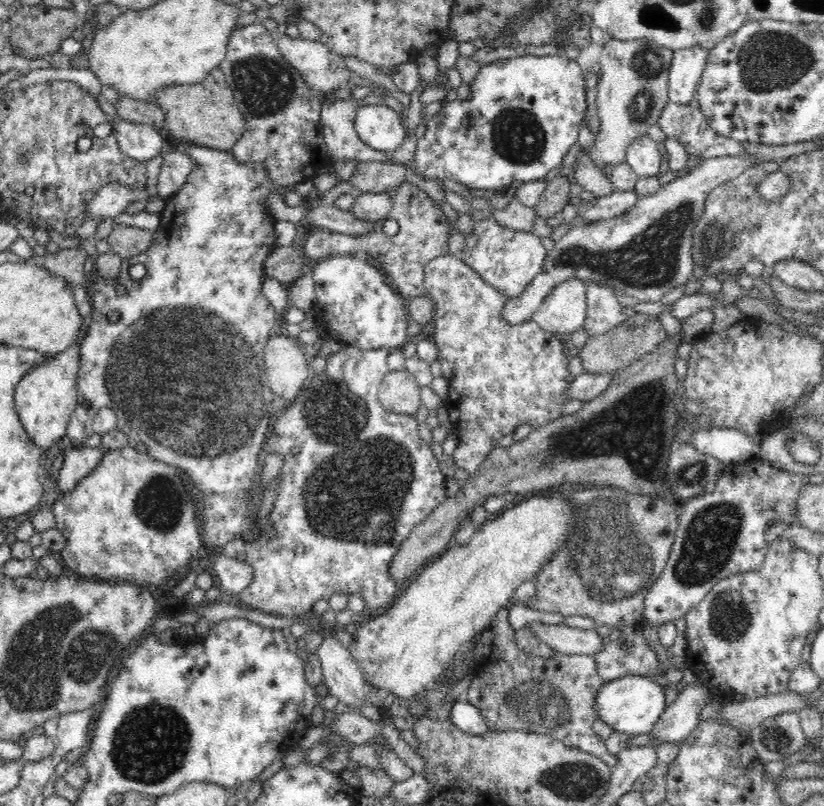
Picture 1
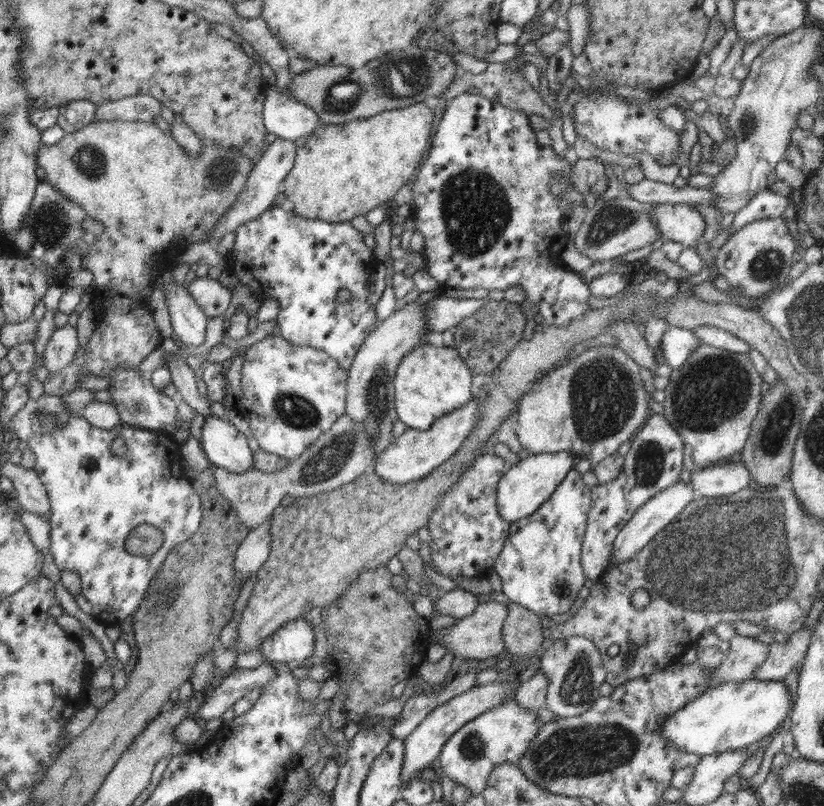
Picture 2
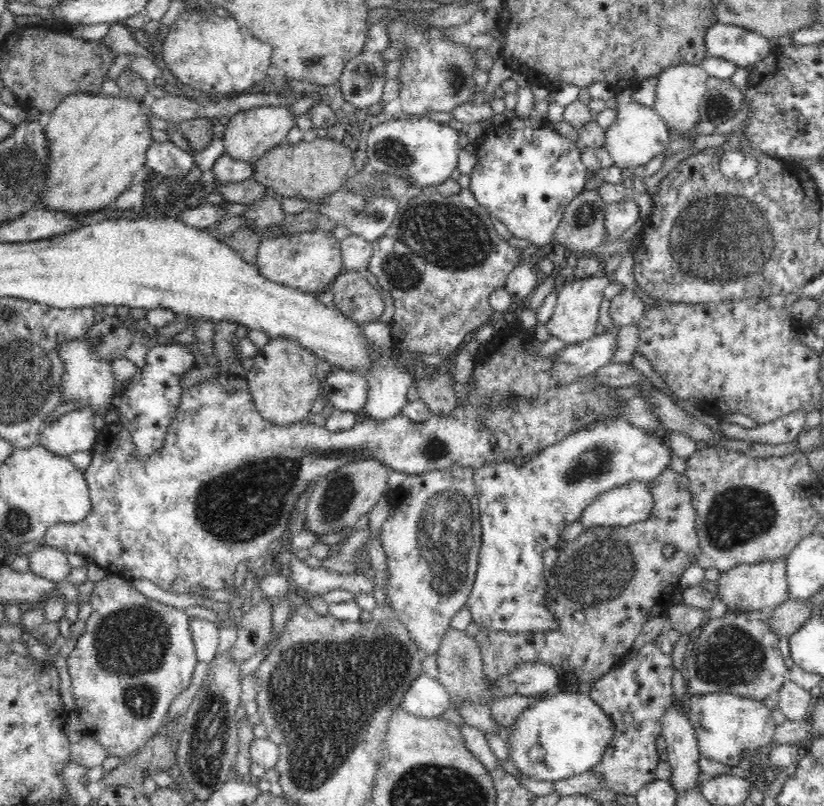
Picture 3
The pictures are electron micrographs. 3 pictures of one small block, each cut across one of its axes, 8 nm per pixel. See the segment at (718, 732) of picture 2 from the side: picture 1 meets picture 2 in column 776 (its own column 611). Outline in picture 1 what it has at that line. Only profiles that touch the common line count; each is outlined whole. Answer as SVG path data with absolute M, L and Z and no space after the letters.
M632 675L604 684L596 698L596 713L598 717L610 725L613 731L625 732L630 736L650 733L660 715L665 711L666 698L658 682L647 676Z

